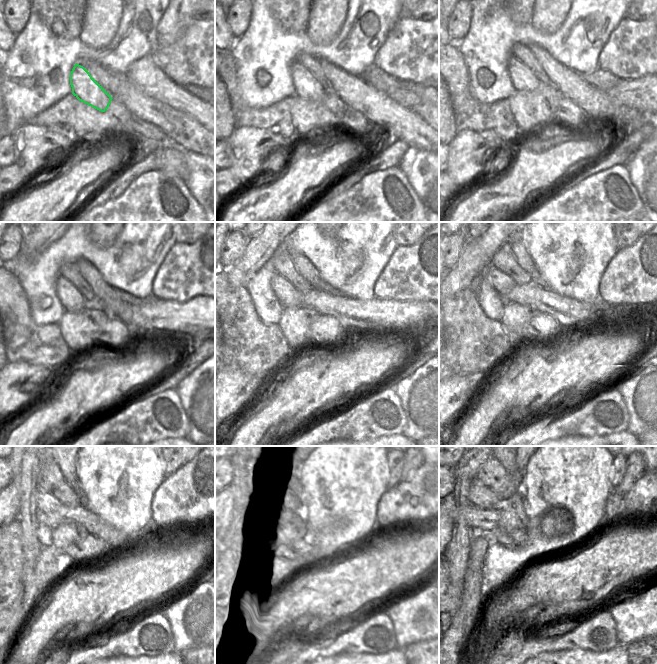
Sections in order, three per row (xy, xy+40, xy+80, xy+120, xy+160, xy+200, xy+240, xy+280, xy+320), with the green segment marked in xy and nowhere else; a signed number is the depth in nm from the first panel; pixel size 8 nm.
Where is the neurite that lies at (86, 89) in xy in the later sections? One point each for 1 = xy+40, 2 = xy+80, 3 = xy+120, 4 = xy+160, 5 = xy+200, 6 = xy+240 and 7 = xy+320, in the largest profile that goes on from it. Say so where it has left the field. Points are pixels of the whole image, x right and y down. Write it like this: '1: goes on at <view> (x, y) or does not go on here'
1: goes on at xy+40 (306, 86)
2: goes on at xy+80 (523, 79)
3: goes on at xy+120 (71, 300)
4: goes on at xy+160 (287, 295)
5: goes on at xy+200 (502, 283)
6: goes on at xy+240 (44, 502)
7: goes on at xy+320 (479, 495)

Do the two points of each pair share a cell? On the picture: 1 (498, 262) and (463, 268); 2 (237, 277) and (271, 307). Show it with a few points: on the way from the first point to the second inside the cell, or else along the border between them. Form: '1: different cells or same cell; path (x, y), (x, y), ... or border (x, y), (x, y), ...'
1: different cells; border (503, 243), (489, 265)
2: different cells; border (261, 267), (245, 287)

